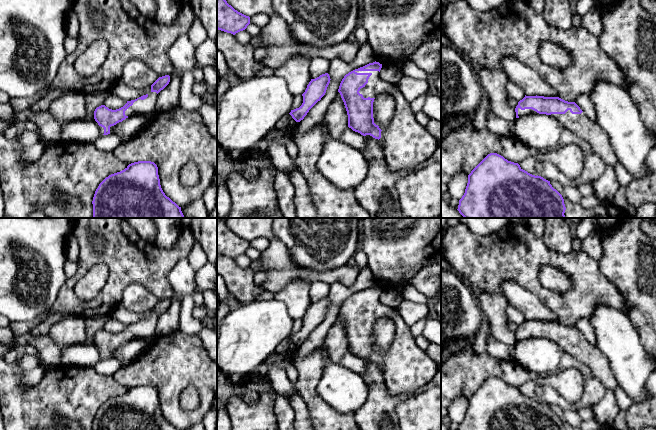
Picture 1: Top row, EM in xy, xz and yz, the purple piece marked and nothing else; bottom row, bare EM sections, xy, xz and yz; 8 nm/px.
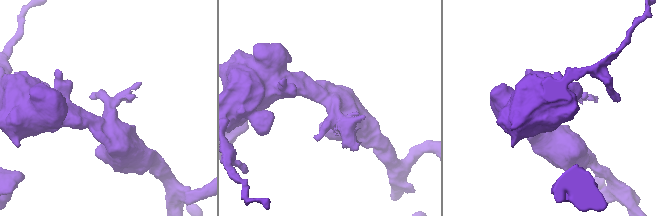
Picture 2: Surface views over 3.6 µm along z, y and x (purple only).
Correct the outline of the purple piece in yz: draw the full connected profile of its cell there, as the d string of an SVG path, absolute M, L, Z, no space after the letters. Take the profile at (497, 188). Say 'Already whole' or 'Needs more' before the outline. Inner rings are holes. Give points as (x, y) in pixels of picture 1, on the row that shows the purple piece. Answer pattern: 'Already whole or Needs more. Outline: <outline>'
Already whole. Outline: M497 153L488 154L468 175L468 183L465 193L459 200L458 209L459 213L464 218L565 218L565 204L562 195L552 187L550 181L541 176L535 176L523 170L518 163L508 161L503 156Z

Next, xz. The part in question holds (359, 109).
Needs more. Outline: M375 61L349 72L342 79L338 92L347 111L348 127L363 136L370 135L378 139L382 144L387 168L393 172L398 172L429 160L438 147L438 141L425 126L417 122L416 114L412 111L410 103L404 98L397 85L386 82L379 77L381 68L382 64ZM380 94L392 96L396 103L395 118L383 130L374 123L373 118L373 102Z

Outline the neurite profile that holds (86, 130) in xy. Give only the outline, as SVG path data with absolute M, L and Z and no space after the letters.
M94 118L75 119L61 126L61 140L76 143L95 143L104 134Z

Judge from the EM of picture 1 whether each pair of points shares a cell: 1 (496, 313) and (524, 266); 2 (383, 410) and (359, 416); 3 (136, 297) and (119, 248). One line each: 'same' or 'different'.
1: different
2: same
3: different

